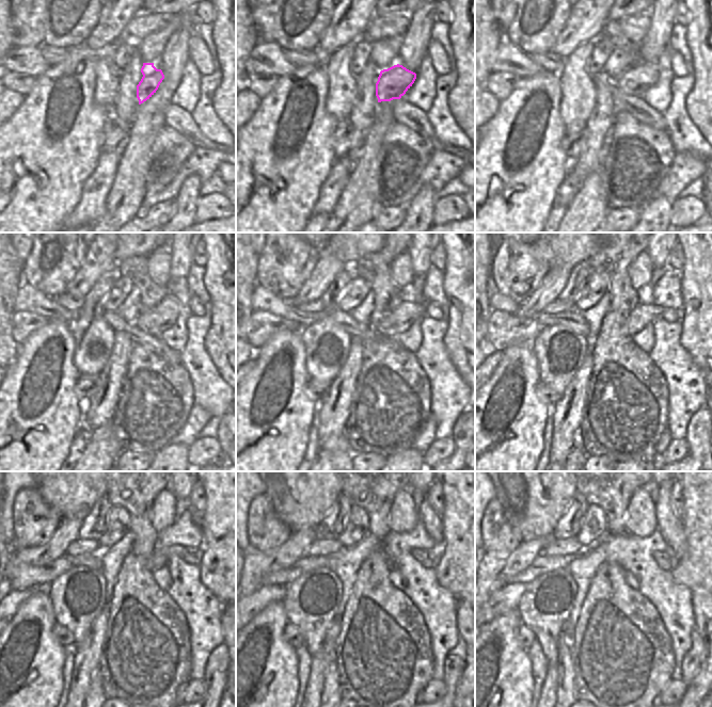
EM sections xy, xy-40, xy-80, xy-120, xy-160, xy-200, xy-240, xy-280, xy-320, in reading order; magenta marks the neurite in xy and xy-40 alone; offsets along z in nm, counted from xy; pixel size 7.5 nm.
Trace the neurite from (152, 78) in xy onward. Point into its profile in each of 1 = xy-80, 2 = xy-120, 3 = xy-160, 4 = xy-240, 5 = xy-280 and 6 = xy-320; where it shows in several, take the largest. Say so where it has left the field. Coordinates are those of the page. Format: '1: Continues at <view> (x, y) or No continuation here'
1: Continues at xy-80 (635, 80)
2: Continues at xy-120 (155, 321)
3: Continues at xy-160 (408, 311)
4: Continues at xy-240 (159, 559)
5: Continues at xy-280 (421, 556)
6: Continues at xy-320 (662, 558).

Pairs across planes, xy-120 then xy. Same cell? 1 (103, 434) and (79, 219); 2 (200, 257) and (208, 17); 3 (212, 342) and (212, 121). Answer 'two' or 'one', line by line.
1: two
2: one
3: two

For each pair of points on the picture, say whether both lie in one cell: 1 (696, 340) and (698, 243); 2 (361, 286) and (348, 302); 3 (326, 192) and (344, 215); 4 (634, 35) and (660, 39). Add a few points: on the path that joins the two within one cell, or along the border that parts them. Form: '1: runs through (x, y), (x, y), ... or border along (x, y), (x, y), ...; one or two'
1: runs through (696, 316), (692, 305), (698, 299), (698, 268); one
2: runs through (357, 290), (351, 298); one
3: border along (347, 182), (333, 210), (328, 215); two
4: border along (649, 13), (649, 29), (639, 45); two

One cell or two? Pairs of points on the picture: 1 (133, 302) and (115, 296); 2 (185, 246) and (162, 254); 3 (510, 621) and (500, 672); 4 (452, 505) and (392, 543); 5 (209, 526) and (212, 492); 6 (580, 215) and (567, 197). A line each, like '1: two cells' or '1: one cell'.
1: two cells
2: two cells
3: one cell
4: two cells
5: one cell
6: two cells

